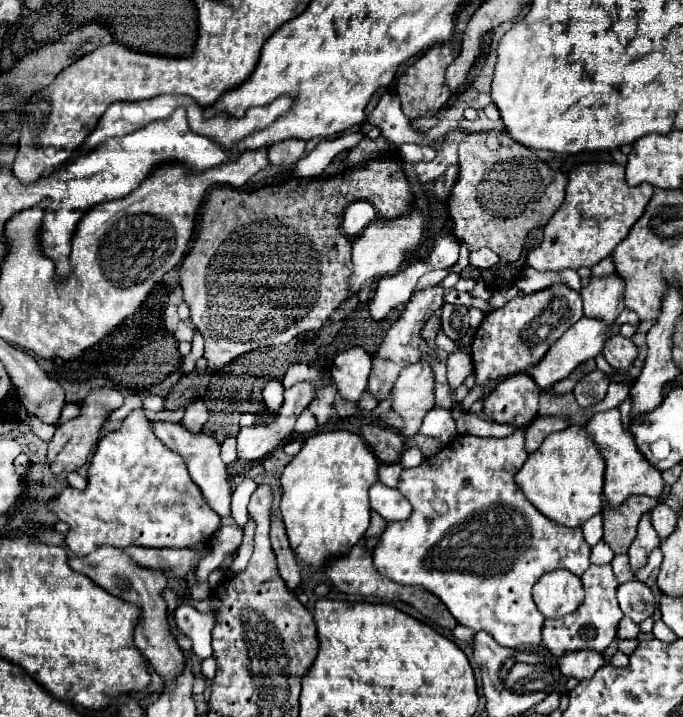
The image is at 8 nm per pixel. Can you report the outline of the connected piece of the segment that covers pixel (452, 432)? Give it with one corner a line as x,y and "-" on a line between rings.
434,406
426,416
424,416
424,422
422,422
422,428
420,432
424,436
432,436
432,438
438,438
440,442
448,444
452,442
458,432
456,432
456,424
454,424
454,418
452,418
452,412
448,408
442,408
442,406

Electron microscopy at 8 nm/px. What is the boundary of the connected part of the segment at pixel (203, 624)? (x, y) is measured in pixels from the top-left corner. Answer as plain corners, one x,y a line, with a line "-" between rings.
182,602
176,610
176,626
192,640
194,654
198,658
210,658
210,632
214,628
214,614
212,612
198,612
188,602

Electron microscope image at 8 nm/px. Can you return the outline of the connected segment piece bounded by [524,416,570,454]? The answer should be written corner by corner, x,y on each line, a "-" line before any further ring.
538,416
524,432
526,432
526,450
532,454
540,448
544,438
552,432
568,428
568,416

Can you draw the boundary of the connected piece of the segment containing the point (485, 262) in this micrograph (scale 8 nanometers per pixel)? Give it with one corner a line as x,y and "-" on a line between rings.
482,248
482,250
476,250
470,254
470,266
478,268
478,270
494,268
498,262
500,262
498,254
494,254
490,248

